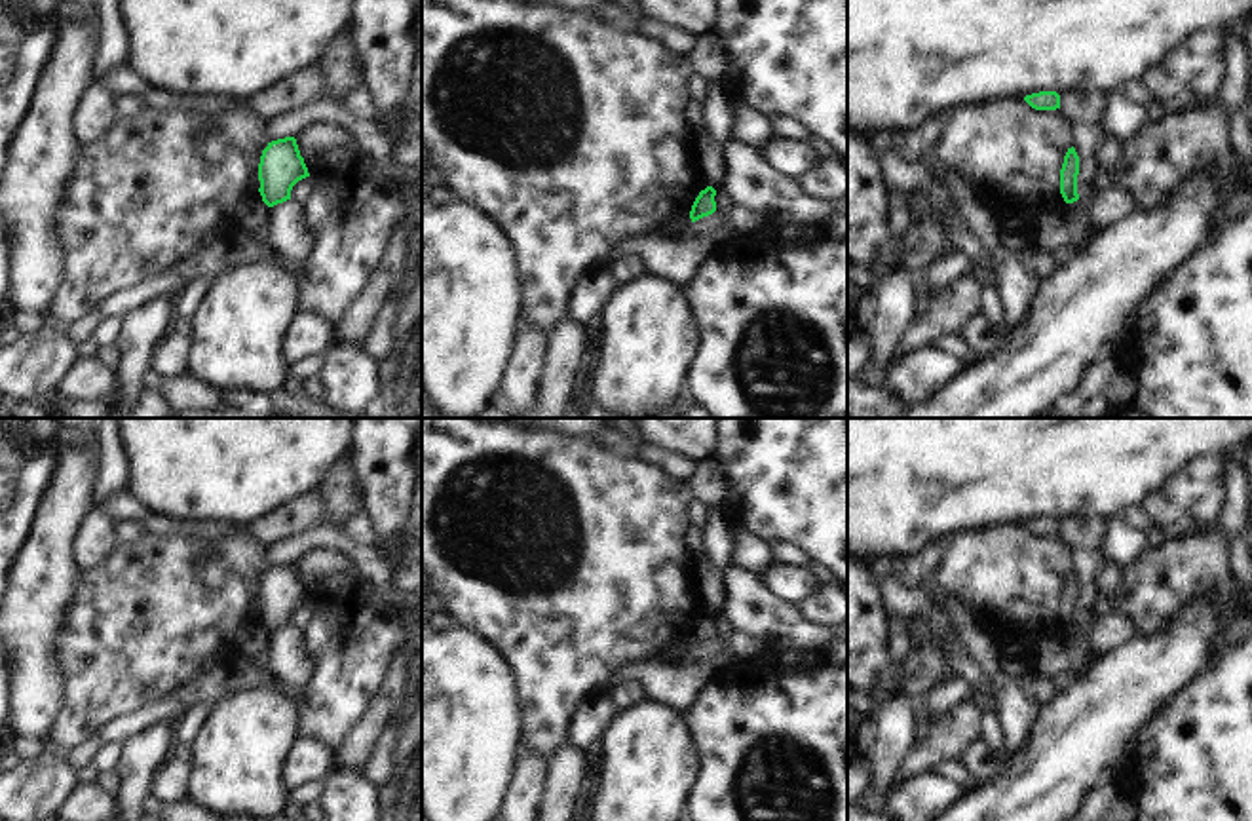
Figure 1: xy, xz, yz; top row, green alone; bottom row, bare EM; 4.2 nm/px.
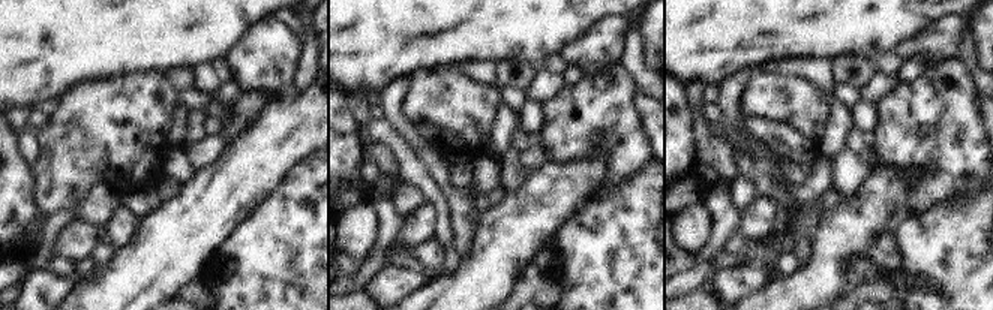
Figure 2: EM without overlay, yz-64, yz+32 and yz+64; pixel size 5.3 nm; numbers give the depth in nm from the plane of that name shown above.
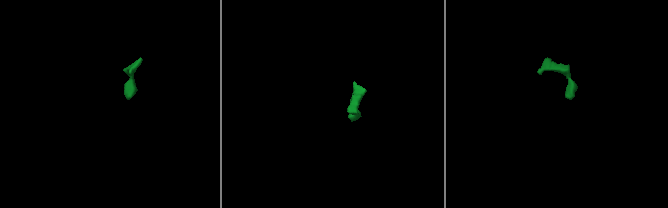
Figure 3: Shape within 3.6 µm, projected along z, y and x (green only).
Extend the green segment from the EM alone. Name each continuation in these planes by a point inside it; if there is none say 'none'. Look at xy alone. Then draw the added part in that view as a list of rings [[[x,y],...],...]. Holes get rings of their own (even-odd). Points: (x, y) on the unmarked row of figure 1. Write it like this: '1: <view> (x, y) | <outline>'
none

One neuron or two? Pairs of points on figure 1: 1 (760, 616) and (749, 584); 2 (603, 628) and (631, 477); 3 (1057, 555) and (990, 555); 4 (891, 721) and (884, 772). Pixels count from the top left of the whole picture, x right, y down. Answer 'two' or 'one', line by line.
1: one
2: one
3: one
4: one

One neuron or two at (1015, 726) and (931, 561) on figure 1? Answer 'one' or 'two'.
one

